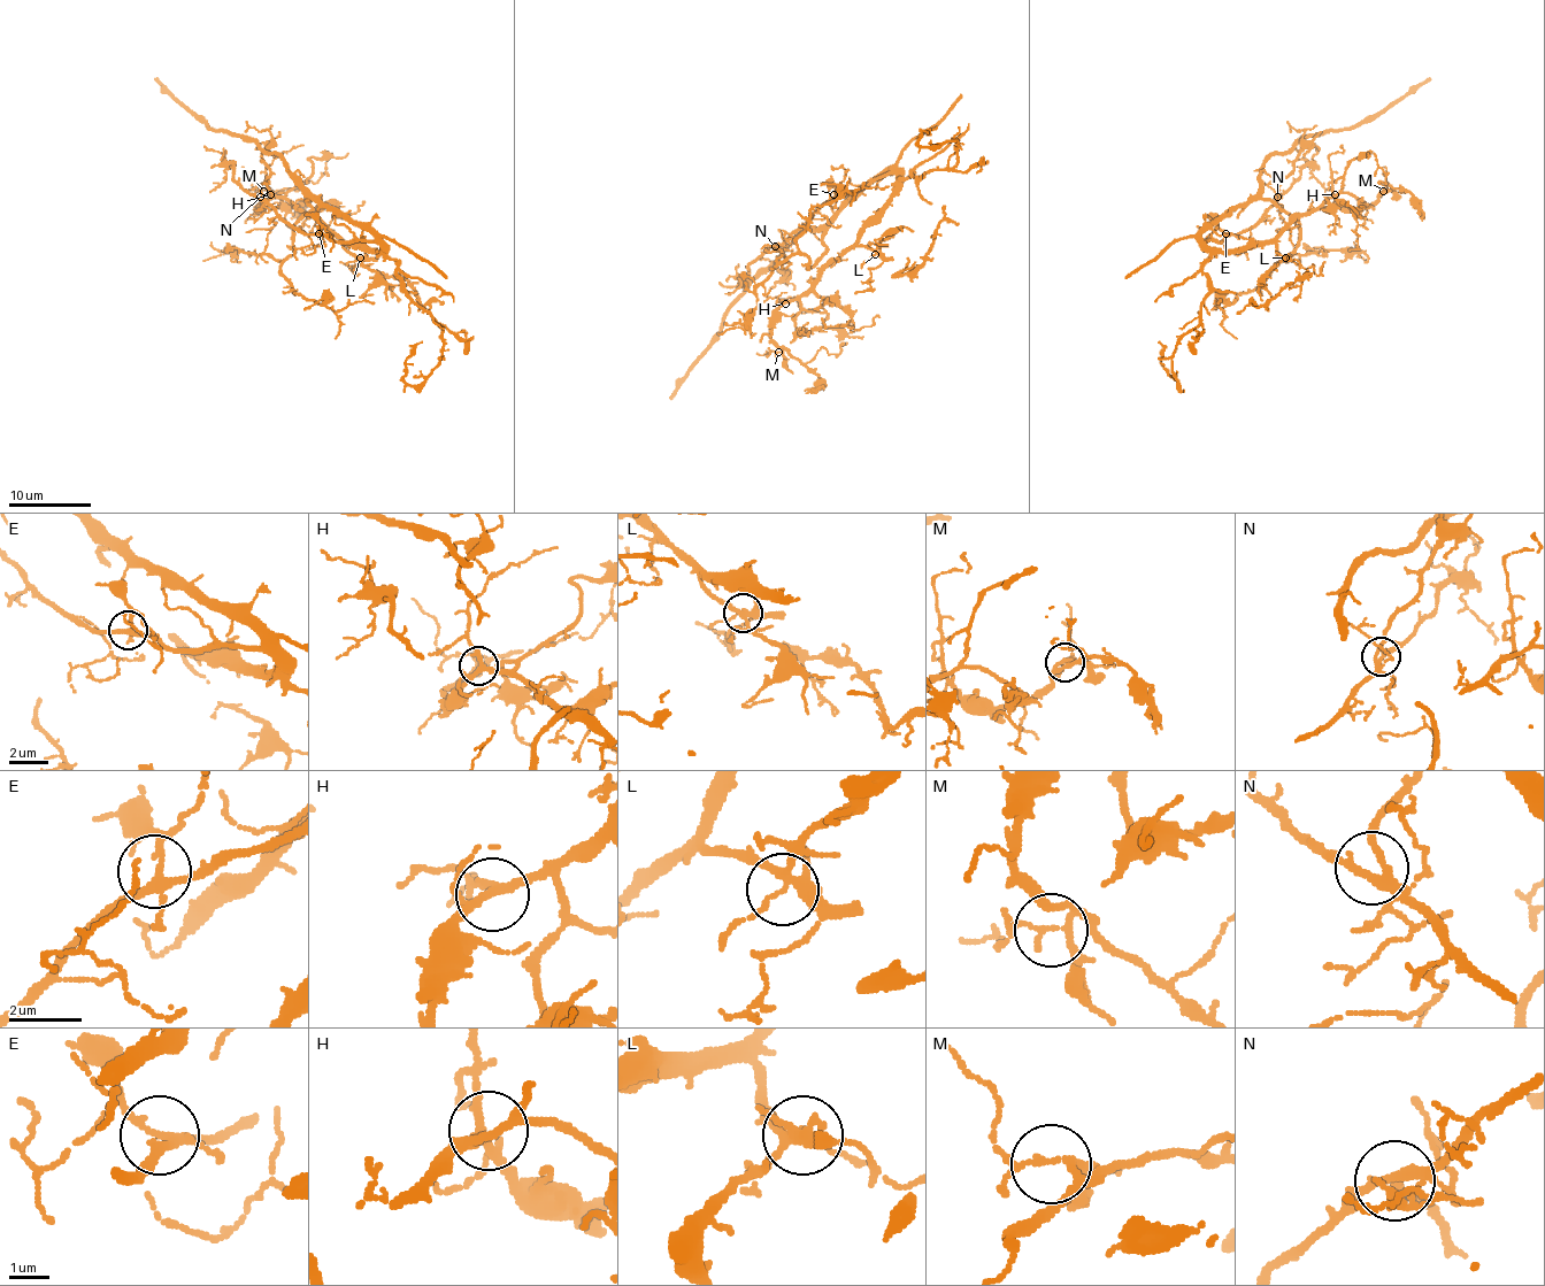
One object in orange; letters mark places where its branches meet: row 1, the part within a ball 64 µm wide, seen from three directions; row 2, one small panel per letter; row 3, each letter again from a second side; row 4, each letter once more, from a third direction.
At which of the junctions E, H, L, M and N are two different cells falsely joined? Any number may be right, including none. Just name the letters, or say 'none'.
none

